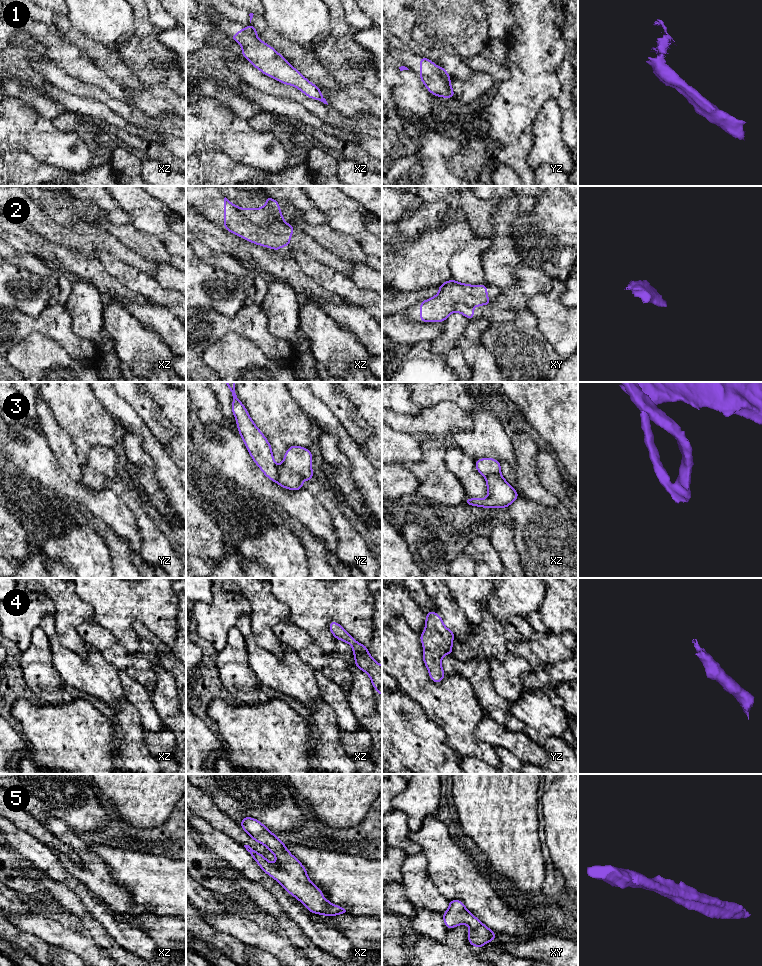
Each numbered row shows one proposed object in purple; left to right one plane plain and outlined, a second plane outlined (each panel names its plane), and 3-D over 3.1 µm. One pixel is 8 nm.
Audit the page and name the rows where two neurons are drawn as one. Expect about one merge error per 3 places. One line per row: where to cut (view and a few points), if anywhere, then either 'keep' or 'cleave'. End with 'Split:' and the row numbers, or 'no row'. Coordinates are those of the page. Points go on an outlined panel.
1: no cut | keep
2: xz (240, 209), (260, 226), (264, 226), (279, 212) | cleave
3: yz (278, 467), (278, 480), (276, 482) | cleave
4: no cut | keep
5: no cut | keep
Split: 2, 3

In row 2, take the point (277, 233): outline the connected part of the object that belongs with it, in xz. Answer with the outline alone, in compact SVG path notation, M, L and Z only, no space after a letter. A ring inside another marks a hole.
M225 197L224 229L251 243L278 251L282 246L290 246L290 238L295 226L287 224L283 220L282 213L279 212L265 227L260 227Z

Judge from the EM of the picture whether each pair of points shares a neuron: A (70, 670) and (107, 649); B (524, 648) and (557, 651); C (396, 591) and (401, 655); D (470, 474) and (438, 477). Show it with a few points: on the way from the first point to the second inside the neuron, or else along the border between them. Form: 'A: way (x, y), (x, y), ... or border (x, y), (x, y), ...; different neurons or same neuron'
A: border (86, 642), (96, 649), (117, 670); different neurons
B: way (532, 648), (549, 649); same neuron
C: border (392, 618), (401, 616), (414, 632); different neurons
D: border (445, 453), (445, 466), (460, 482), (465, 496); different neurons

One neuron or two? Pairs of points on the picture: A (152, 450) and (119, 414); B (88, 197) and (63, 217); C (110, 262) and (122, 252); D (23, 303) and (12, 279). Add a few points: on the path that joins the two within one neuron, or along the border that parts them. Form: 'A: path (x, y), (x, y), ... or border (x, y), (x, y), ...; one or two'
A: path (149, 440), (129, 418); one
B: border (73, 196), (82, 203), (84, 211); two
C: border (96, 248), (107, 251), (136, 268); two
D: path (23, 297), (23, 294), (14, 285); one

